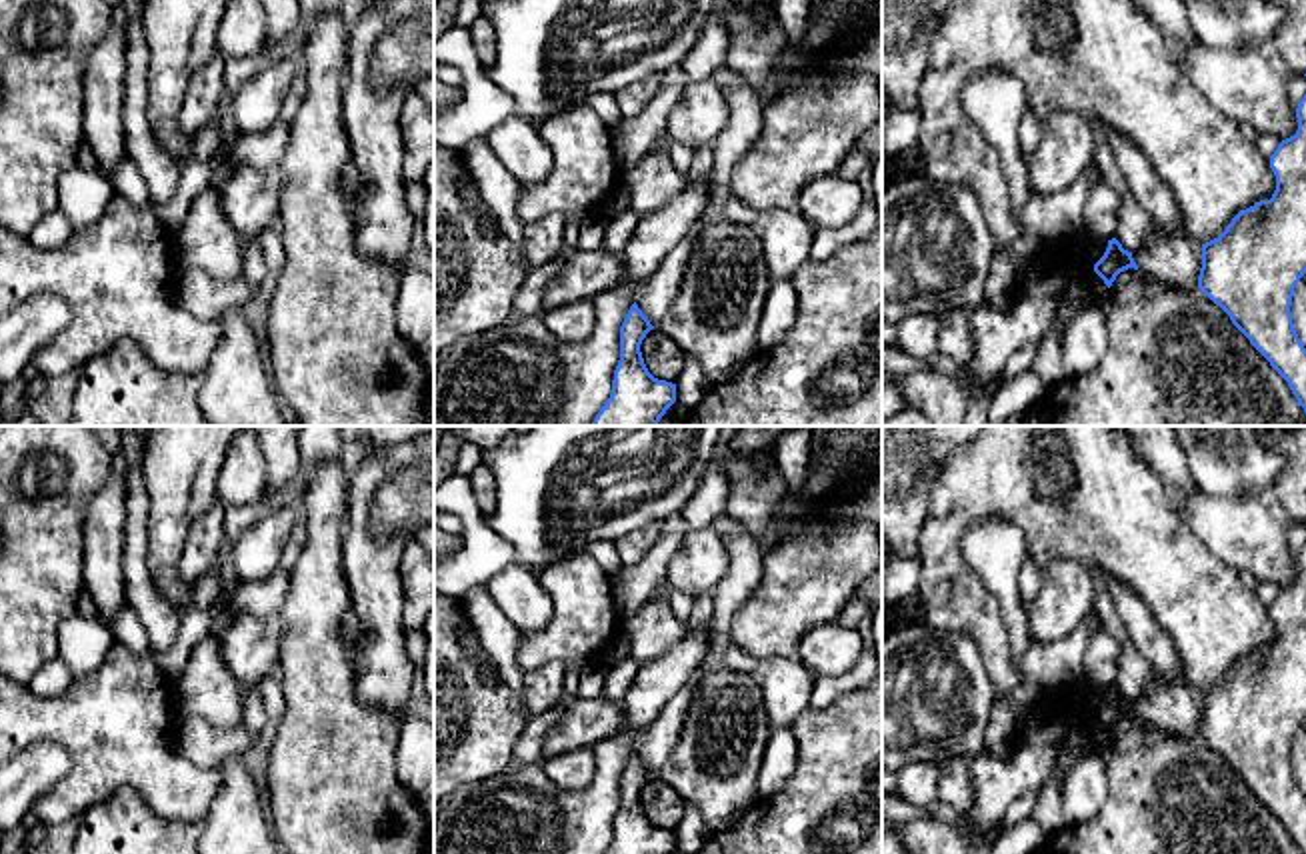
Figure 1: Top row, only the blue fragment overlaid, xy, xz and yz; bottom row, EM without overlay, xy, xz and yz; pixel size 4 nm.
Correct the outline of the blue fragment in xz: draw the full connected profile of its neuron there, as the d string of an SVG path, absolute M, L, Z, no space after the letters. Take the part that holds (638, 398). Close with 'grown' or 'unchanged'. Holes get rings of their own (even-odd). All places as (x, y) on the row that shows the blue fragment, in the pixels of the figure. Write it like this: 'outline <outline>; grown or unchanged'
outline M634 302L620 326L620 360L612 394L590 426L658 426L676 402L676 384L654 378L640 344L654 326Z; unchanged

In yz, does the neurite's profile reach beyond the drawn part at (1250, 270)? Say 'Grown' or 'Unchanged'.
Unchanged

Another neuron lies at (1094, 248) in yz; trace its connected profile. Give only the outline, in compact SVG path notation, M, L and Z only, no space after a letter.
M1084 228L1078 232L1074 240L1084 248L1084 254L1092 266L1104 256L1108 248L1108 240L1098 240Z

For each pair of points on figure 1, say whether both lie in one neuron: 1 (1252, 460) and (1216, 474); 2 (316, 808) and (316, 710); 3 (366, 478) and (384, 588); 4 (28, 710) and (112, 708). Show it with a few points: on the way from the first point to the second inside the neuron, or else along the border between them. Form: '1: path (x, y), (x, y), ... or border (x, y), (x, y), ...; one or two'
1: path (1244, 466), (1224, 466); one
2: path (316, 784), (316, 734); one
3: path (360, 506), (360, 546), (368, 560); one
4: path (48, 710), (92, 710); one

